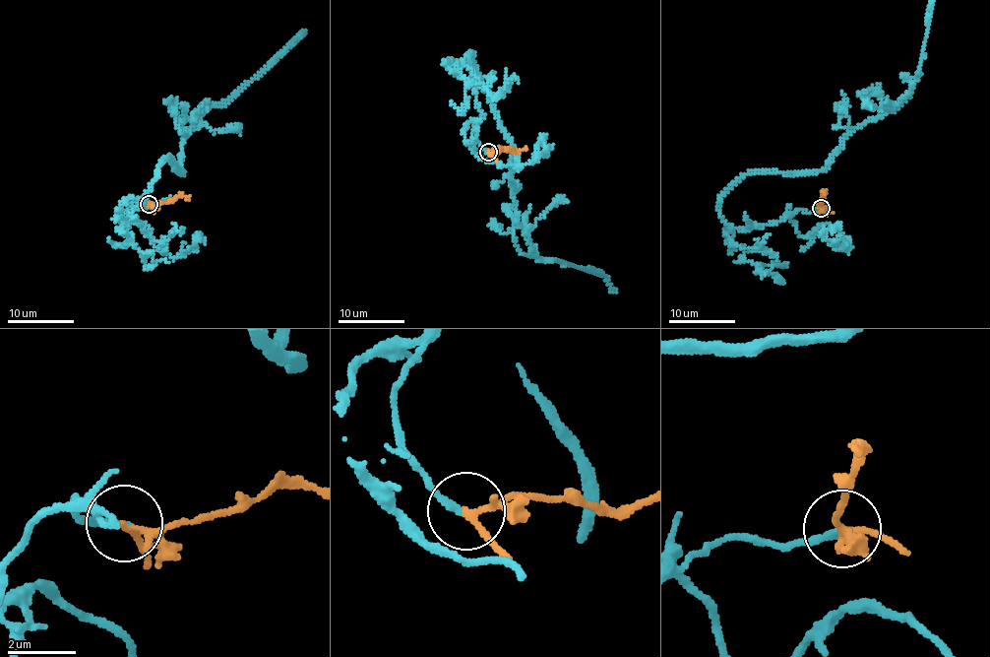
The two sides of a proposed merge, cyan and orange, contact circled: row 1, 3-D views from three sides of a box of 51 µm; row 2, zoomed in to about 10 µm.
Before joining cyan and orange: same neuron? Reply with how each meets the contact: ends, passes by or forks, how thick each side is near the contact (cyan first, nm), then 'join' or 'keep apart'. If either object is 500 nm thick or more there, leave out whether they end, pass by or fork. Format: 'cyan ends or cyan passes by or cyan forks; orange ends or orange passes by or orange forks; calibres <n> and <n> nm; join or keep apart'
cyan ends; orange forks; calibres 180 and 160 nm; join

